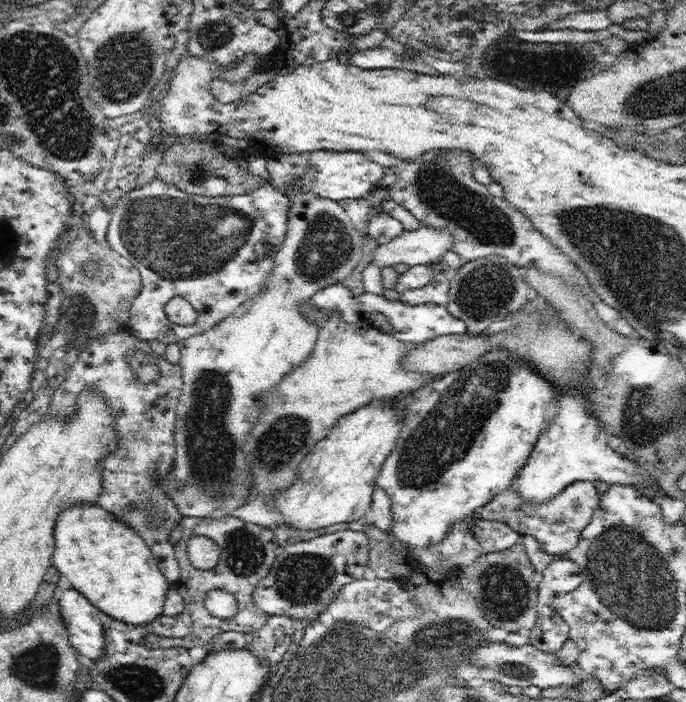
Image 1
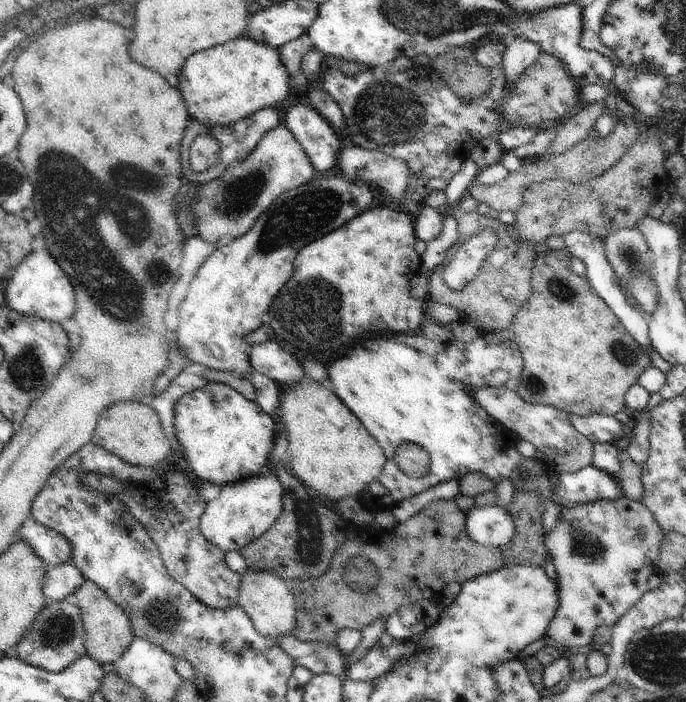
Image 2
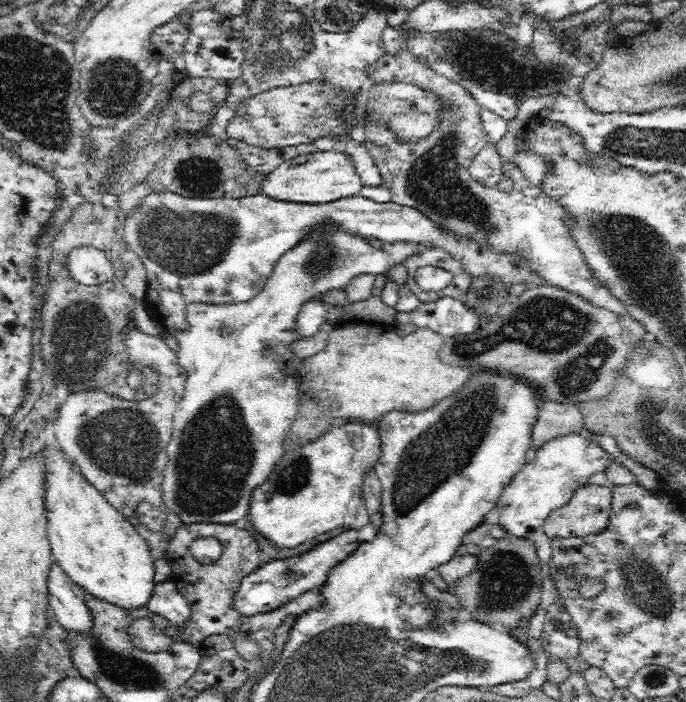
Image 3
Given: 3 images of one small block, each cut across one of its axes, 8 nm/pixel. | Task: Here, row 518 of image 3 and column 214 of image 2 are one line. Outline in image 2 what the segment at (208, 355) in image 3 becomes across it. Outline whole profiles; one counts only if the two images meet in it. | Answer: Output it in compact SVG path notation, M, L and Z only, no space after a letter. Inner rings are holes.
M286 124L278 125L268 131L256 148L247 156L246 162L239 168L229 167L217 179L209 183L197 184L201 189L199 201L195 204L197 227L200 238L216 242L221 236L234 238L248 232L248 229L258 220L258 217L279 197L279 194L302 186L316 175L315 168L310 162L304 147L293 136Z

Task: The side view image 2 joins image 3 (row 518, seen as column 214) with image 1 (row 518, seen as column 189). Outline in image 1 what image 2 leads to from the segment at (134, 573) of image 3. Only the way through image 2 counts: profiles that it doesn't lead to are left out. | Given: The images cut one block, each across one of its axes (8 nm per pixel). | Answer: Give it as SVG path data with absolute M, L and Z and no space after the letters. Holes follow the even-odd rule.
M74 504L62 510L54 526L55 550L53 566L59 574L70 580L73 588L84 595L92 606L113 619L127 625L150 624L163 615L164 600L171 584L160 570L159 562L154 558L150 547L135 529L122 520L110 515L100 505Z

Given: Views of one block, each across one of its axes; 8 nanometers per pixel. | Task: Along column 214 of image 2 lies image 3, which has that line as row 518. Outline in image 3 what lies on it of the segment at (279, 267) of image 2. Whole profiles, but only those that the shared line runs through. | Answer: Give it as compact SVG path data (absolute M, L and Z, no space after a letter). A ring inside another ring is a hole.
M342 422L326 430L316 440L294 448L290 454L290 458L276 463L268 478L253 490L248 513L258 534L285 550L297 548L310 538L316 538L334 528L342 527L347 531L369 523L371 514L363 497L363 484L366 473L373 469L381 455L381 436L376 422Z

